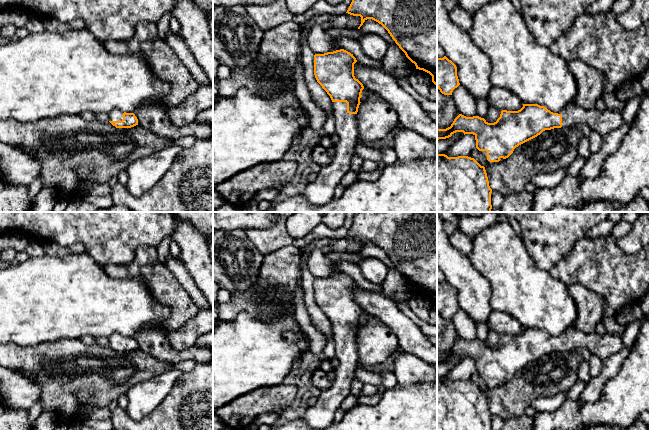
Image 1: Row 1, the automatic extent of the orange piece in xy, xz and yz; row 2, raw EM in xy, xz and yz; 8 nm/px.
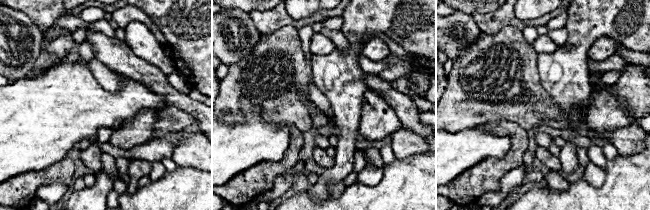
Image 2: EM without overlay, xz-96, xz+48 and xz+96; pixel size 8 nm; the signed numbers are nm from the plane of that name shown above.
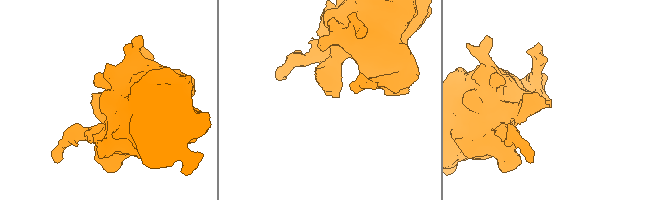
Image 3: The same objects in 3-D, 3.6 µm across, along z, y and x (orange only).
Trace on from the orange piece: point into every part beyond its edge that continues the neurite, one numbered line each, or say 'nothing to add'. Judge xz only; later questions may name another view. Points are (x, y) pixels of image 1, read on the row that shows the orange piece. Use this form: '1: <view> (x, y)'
1: xz (321, 191)

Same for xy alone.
1: xy (115, 115)

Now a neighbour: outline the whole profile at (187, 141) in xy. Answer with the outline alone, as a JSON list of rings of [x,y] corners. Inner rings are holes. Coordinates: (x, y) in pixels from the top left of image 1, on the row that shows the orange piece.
[[[184,136],[177,139],[170,140],[171,144],[179,145],[182,148],[190,148],[194,145],[197,139],[194,136]]]

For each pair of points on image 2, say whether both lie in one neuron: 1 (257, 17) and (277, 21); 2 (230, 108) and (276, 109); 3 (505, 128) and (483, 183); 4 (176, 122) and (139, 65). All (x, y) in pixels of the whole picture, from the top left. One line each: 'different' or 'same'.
1: same
2: same
3: same
4: different

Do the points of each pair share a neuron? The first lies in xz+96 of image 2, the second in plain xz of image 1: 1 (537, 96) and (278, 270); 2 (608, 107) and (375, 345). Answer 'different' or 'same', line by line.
1: same
2: same

